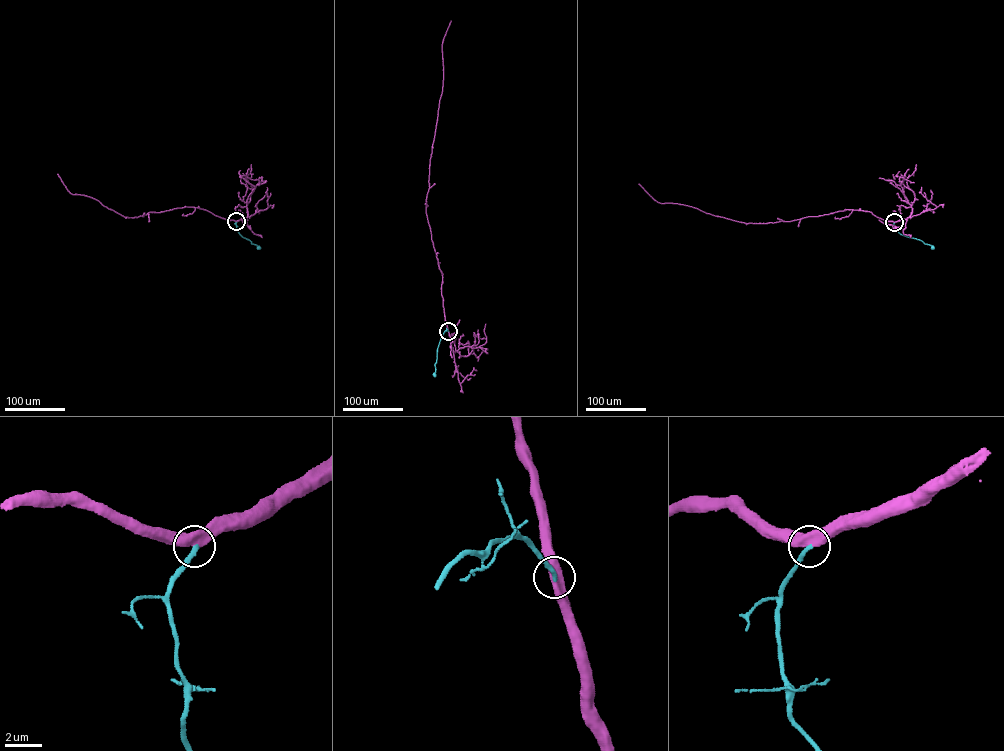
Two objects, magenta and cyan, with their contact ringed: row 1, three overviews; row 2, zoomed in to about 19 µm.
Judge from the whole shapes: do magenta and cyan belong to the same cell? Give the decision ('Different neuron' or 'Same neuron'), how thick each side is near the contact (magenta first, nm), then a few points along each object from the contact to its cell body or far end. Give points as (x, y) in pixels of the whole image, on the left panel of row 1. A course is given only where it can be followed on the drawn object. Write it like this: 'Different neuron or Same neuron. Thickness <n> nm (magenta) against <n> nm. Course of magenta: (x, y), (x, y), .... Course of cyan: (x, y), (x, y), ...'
Same neuron. Thickness 550 nm (magenta) against 240 nm. Course of magenta: (236, 221), (203, 209), (186, 206), (124, 217), (90, 197), (71, 193), (57, 174). Course of cyan: (236, 221), (239, 234), (258, 247)

